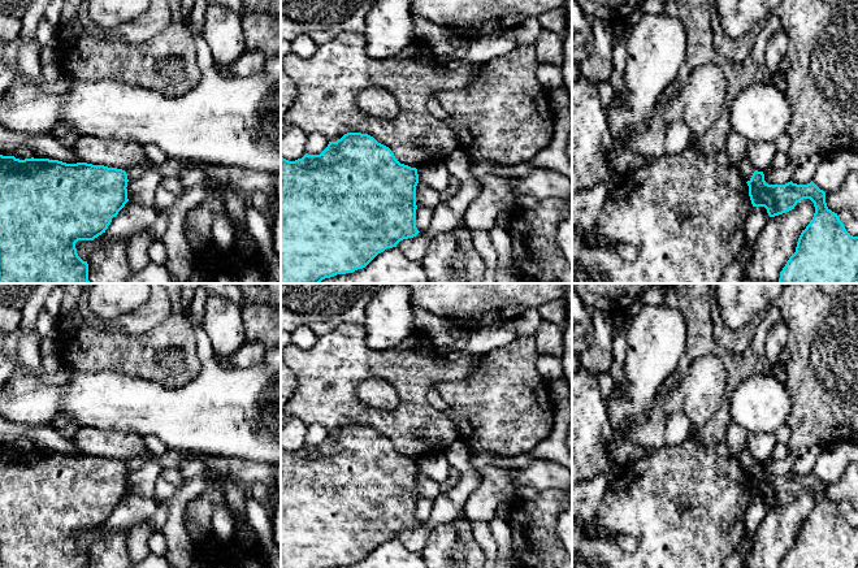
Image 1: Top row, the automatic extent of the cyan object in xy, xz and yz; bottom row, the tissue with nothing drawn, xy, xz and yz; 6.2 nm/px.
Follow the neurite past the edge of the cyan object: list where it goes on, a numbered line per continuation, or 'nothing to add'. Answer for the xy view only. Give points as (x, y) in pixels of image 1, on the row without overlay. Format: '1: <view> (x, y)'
nothing to add

